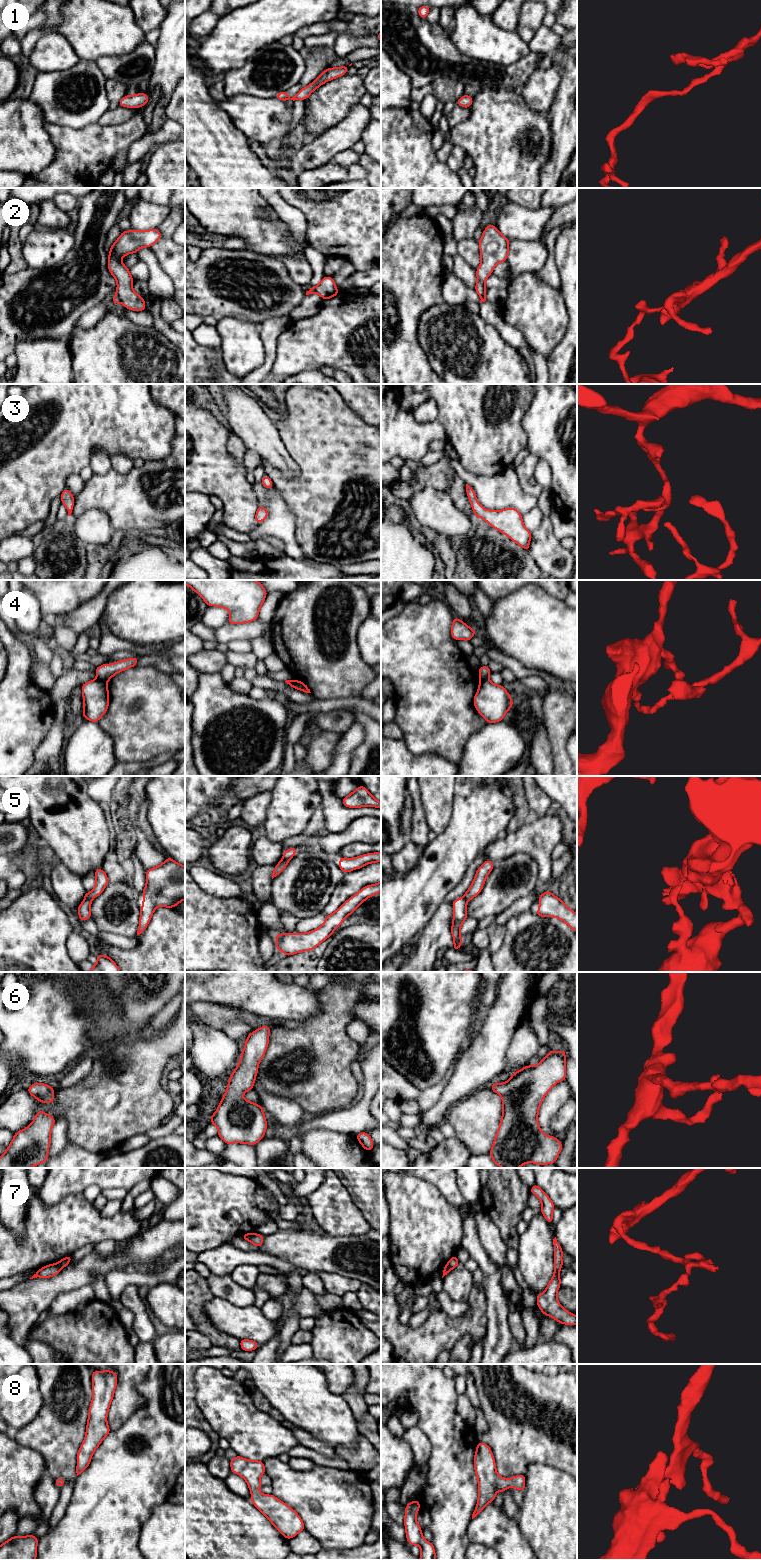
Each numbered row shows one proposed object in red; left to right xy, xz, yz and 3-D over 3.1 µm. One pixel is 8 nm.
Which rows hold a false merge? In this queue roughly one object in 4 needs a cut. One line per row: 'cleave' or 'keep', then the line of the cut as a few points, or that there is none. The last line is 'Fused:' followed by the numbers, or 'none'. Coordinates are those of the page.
1: keep; cut none
2: cleave; cut xy (116, 293), (120, 301)
3: keep; cut none
4: cleave; cut xy (97, 678), (106, 681)
5: cleave; cut xz (281, 859), (288, 860)
6: keep; cut none
7: cleave; cut xz (255, 1233), (249, 1240)
8: keep; cut none
Fused: 2, 4, 5, 7

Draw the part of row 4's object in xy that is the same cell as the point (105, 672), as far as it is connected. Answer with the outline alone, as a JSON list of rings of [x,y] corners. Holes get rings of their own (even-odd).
[[[133,657],[133,658],[117,661],[113,664],[104,664],[98,666],[95,669],[97,679],[108,681],[115,674],[122,672],[130,667],[135,667],[138,659],[139,659],[138,657]]]

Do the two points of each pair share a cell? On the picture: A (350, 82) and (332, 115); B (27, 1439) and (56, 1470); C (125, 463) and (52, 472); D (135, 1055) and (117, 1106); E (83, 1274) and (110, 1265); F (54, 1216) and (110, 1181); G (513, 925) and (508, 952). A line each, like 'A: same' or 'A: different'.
A: same
B: same
C: different
D: same
E: same
F: different
G: same

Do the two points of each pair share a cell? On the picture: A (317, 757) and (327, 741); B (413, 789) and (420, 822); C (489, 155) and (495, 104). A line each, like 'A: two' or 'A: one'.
A: one
B: one
C: one

